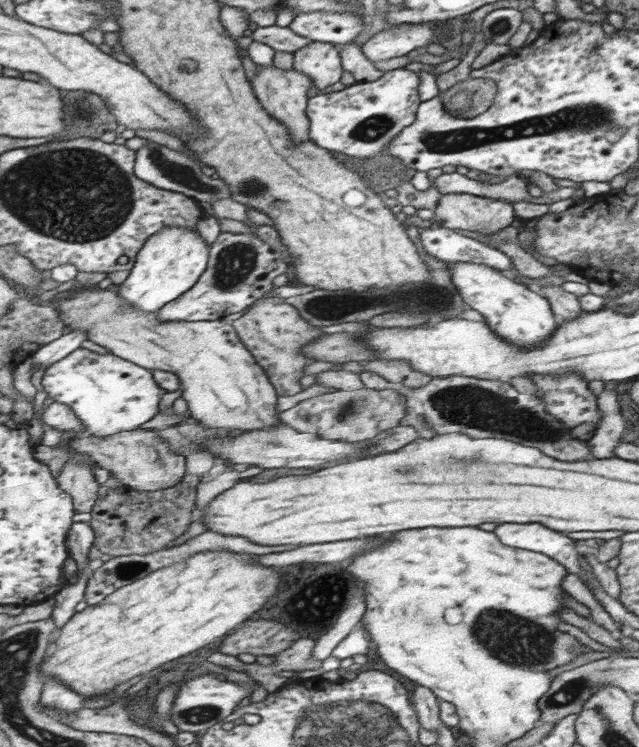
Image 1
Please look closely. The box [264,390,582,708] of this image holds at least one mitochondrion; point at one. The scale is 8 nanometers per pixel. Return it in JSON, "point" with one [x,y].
{"point":[532,646]}

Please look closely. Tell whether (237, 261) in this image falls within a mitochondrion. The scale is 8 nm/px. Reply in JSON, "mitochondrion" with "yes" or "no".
{"mitochondrion":"yes"}

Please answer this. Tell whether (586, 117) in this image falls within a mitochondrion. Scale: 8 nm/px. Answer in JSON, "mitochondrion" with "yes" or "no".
{"mitochondrion":"yes"}

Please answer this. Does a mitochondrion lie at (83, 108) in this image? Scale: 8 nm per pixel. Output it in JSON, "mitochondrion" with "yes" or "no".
{"mitochondrion":"yes"}

